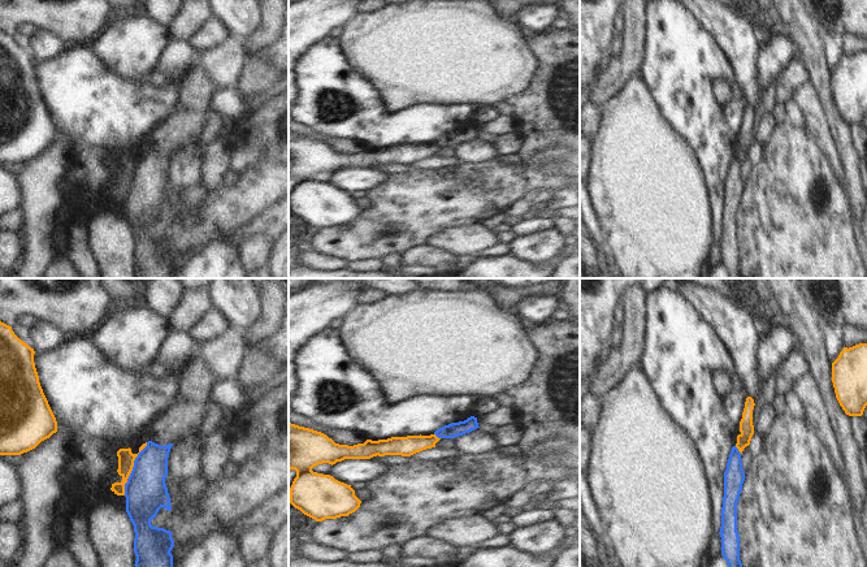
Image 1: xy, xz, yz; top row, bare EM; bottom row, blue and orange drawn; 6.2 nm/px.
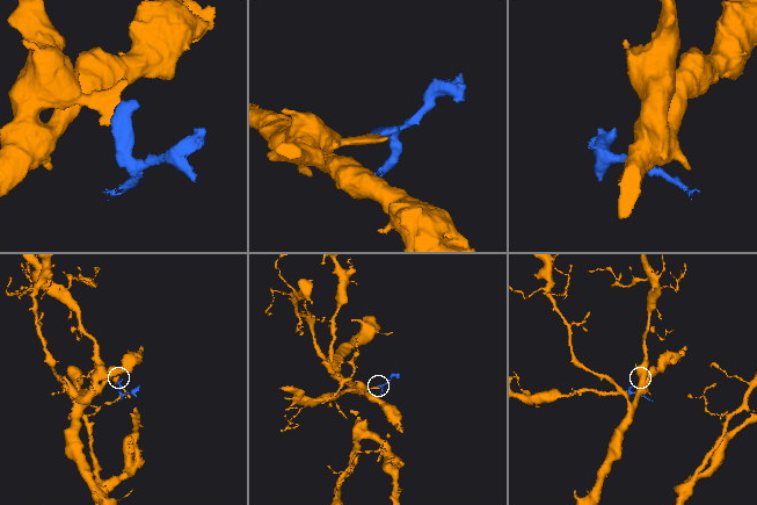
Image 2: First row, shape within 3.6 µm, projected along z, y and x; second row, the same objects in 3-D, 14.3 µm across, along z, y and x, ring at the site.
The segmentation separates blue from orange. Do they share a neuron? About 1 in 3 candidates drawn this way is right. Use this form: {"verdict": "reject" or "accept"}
{"verdict": "reject"}

